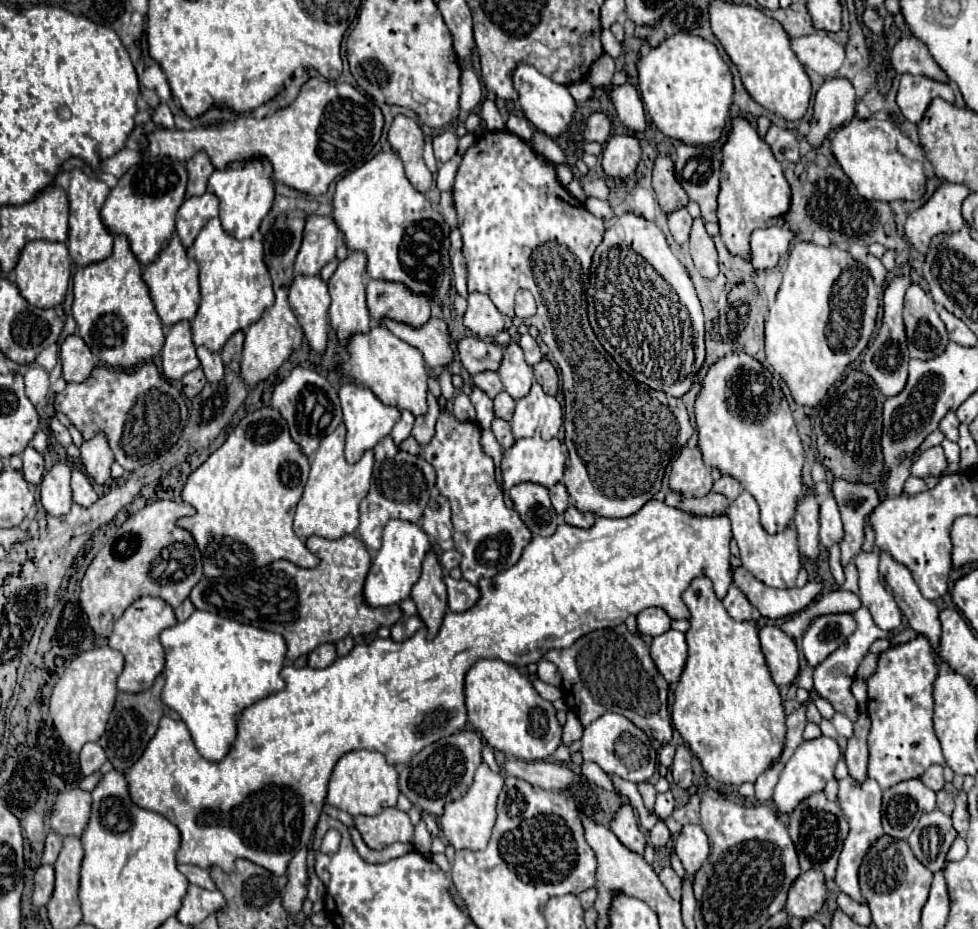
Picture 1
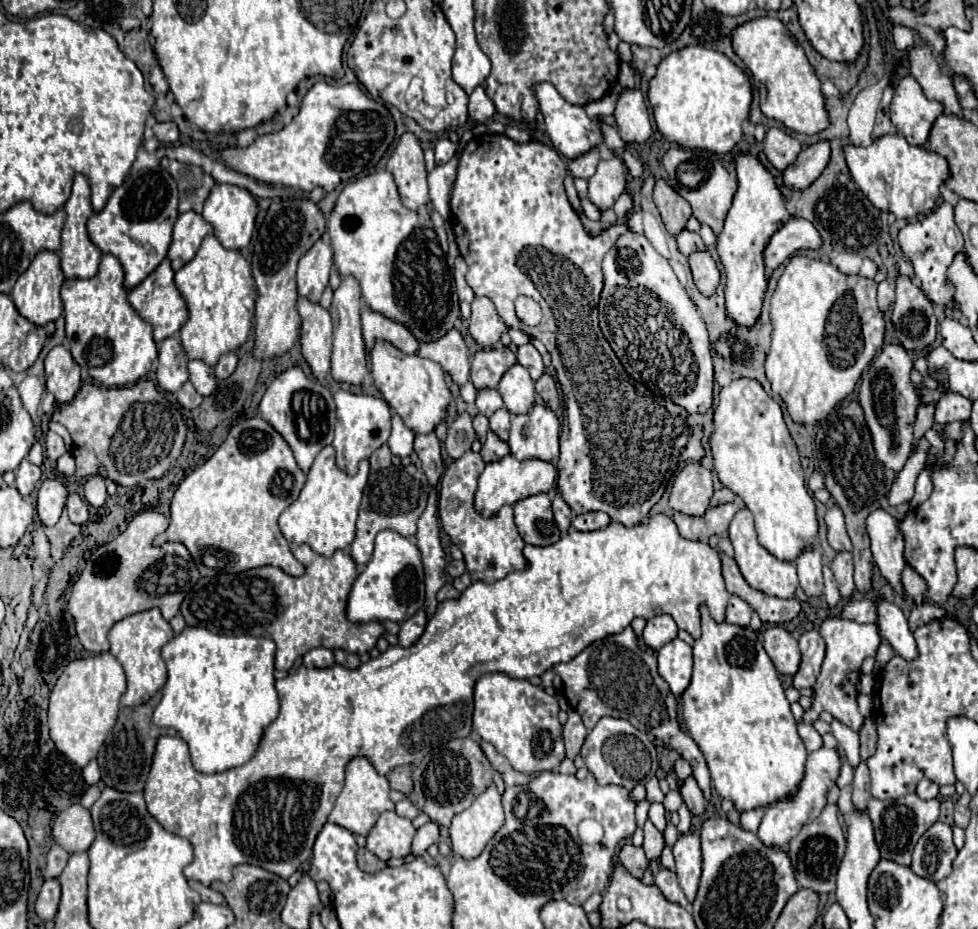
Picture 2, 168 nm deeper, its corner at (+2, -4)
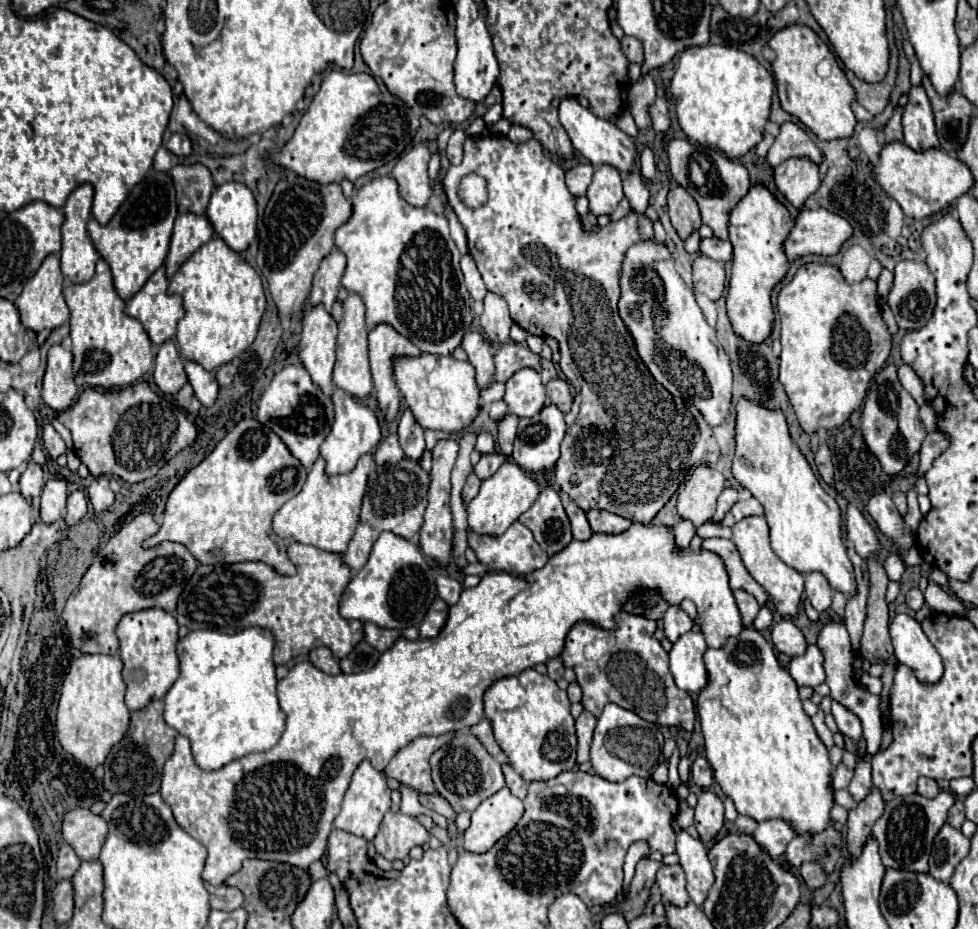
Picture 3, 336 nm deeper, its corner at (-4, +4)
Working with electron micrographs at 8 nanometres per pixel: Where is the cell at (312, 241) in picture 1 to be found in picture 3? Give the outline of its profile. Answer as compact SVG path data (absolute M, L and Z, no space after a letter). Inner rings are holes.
M333 246L331 254L321 260L319 270L313 278L309 304L323 304L327 310L331 310L331 304L337 300L343 270L345 270L345 256L343 252L339 252L337 246Z

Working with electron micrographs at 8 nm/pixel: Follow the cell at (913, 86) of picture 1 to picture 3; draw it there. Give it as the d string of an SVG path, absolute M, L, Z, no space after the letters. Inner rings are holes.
M911 86L909 102L903 108L903 132L905 144L915 150L937 148L939 138L935 132L935 116L931 112L931 100L923 86Z

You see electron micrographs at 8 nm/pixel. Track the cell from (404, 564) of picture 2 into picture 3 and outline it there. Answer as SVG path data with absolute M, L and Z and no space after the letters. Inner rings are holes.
M383 532L373 544L367 564L347 584L341 596L339 612L347 620L373 622L383 628L403 630L407 626L419 626L427 608L435 600L437 576L439 572L433 570L419 546L395 536L393 532Z

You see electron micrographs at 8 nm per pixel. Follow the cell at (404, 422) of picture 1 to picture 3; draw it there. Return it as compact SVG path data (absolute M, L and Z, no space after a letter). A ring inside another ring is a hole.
M405 408L399 426L397 426L397 436L399 436L399 446L403 448L405 456L411 460L419 460L423 450L425 450L425 440L423 440L423 428L417 424L413 418L411 410Z

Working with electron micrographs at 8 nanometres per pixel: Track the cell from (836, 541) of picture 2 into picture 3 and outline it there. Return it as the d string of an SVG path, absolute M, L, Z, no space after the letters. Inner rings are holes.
M853 504L847 506L845 514L845 526L847 526L847 538L855 544L855 550L861 558L867 558L867 554L879 550L879 540L871 528L871 524L865 520L861 510Z

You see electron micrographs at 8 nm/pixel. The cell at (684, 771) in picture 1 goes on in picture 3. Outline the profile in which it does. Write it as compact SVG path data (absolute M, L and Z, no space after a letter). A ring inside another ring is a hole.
M701 788L697 794L697 806L695 806L695 828L703 842L715 840L719 830L723 828L723 802L715 792L709 792L707 788Z

